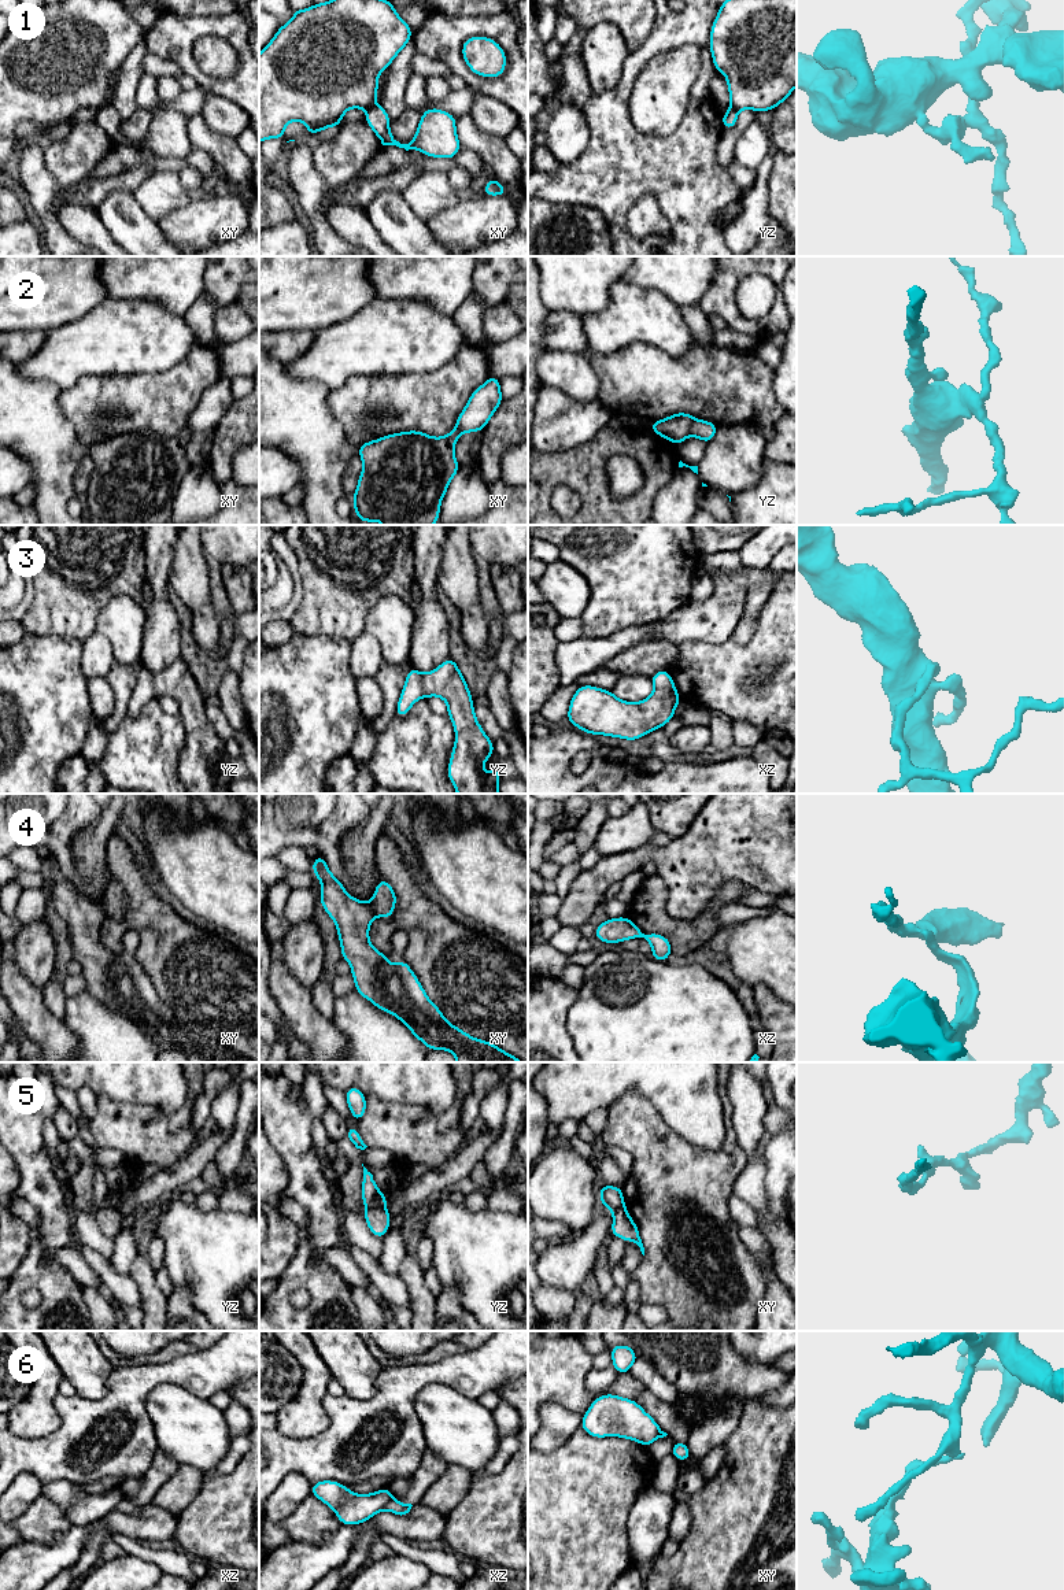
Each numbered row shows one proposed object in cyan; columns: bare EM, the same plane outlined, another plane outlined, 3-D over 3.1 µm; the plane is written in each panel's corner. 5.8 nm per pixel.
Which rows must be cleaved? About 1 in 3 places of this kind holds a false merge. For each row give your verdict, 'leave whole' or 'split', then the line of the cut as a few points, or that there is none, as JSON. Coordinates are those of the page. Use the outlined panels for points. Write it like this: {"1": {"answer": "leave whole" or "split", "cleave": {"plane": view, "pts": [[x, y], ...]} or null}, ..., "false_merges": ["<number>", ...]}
{"1": {"answer": "split", "cleave": {"plane": "yz", "pts": [[731, 106], [738, 110]]}}, "2": {"answer": "split", "cleave": {"plane": "yz", "pts": [[697, 420], [687, 433]]}}, "3": {"answer": "leave whole", "cleave": null}, "4": {"answer": "split", "cleave": {"plane": "xy", "pts": [[370, 902], [372, 910], [376, 914]]}}, "5": {"answer": "split", "cleave": {"plane": "yz", "pts": [[384, 1206], [368, 1209]]}}, "6": {"answer": "split", "cleave": {"plane": "xz", "pts": [[392, 1498], [383, 1508]]}}, "false_merges": ["1", "2", "4", "5", "6"]}

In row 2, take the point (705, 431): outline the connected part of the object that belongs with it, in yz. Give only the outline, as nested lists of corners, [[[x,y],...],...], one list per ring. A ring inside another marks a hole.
[[[697,419],[690,430],[691,437],[703,440],[706,444],[716,436],[717,425],[710,421]]]

